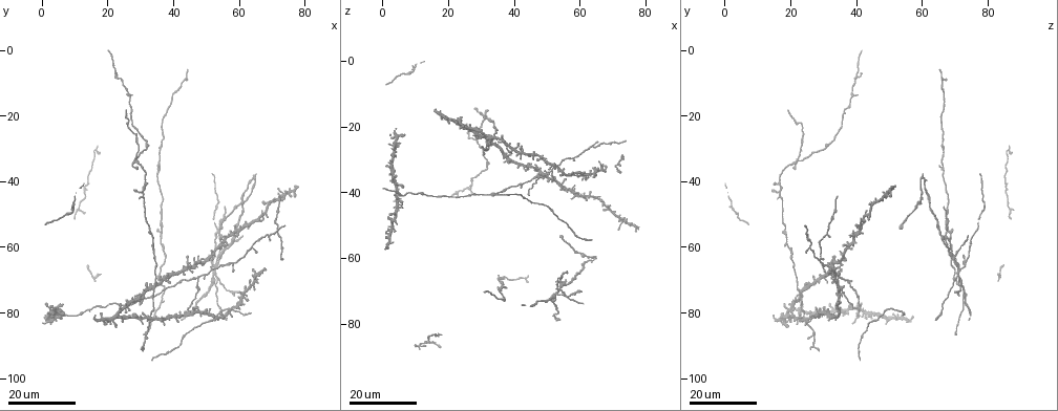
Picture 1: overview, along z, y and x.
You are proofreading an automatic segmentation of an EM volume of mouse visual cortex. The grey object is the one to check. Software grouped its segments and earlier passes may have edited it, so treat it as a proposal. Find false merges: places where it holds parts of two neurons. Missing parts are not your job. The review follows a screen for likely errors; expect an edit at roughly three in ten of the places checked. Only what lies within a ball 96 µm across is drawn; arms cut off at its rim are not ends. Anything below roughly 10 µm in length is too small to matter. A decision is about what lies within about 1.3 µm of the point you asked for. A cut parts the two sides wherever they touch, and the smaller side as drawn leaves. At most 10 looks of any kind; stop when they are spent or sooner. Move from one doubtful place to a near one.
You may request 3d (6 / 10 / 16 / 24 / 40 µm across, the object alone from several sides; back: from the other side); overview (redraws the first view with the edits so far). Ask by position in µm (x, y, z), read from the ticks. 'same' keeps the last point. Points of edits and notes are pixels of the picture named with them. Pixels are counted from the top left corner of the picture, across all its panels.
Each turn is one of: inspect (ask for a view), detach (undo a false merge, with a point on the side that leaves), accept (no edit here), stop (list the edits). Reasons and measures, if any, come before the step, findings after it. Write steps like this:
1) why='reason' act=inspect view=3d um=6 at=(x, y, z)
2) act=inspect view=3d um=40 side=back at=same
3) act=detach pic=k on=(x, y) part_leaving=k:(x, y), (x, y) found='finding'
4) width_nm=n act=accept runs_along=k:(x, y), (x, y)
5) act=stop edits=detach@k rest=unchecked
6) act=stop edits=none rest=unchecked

why='three arms meet' act=inspect view=3d um=16 at=(47.0, 68.5, 35.0)

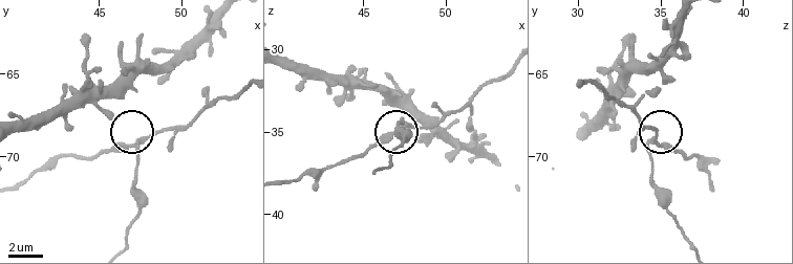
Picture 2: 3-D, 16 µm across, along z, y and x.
act=inspect view=3d um=10 at=(47.3, 69.2, 34.5)

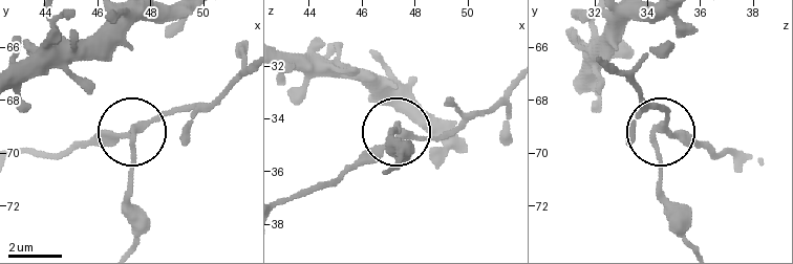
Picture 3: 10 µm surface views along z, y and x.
act=detach pic=3 on=(131, 169) part_leaving=3:(130, 132), (134, 244) found='two neurons meet here'

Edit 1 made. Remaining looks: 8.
act=inspect view=3d um=24 at=(33.5, 82.0, 23.5)

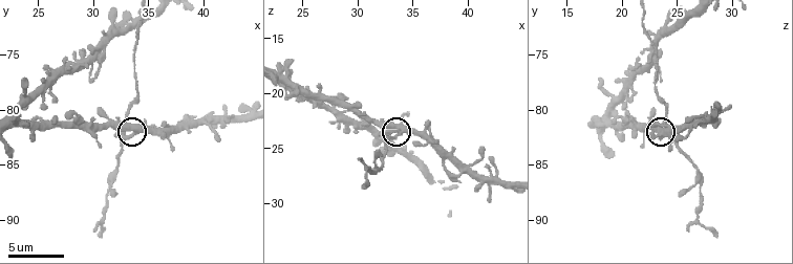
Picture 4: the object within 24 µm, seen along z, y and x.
why='zoom in' act=inspect view=3d um=10 at=(33.0, 82.6, 23.6)

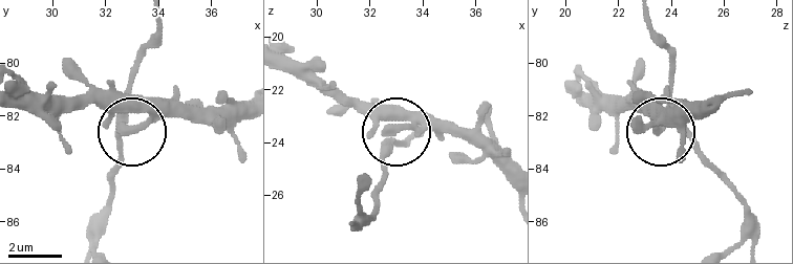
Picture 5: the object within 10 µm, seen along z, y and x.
act=accept runs_along=5:(285, 61), (360, 103), (389, 130), (479, 130) found='all the same neuron'

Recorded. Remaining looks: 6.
why='thin arm on a thick one' act=inspect view=3d um=24 at=(34.0, 59.5, 19.0)

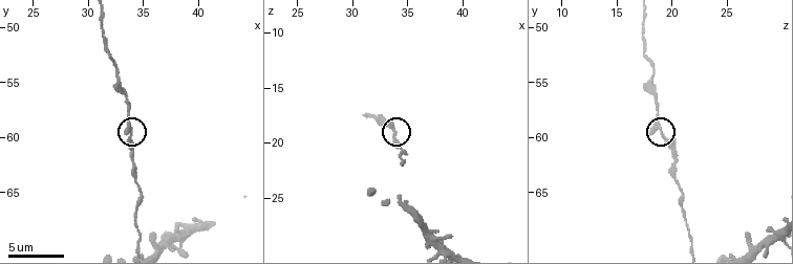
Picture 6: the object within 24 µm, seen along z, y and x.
why='zoom in' act=inspect view=3d um=10 at=(33.8, 59.4, 19.2)

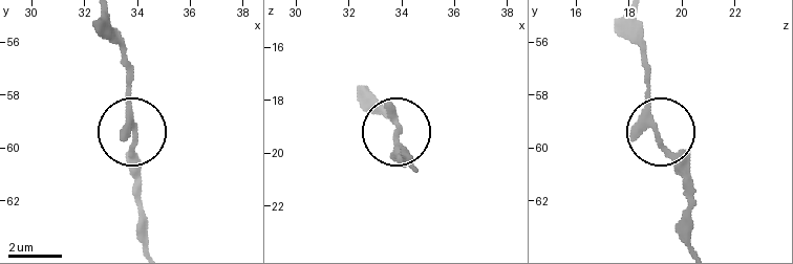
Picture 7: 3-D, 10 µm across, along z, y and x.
arms=4 act=accept runs_along=7:(692, 246), (687, 178), (647, 104), (647, 52) found='one neuron here'

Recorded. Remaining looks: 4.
why='three-way junction' act=inspect view=3d um=16 at=(30.5, 43.5, 16.0)

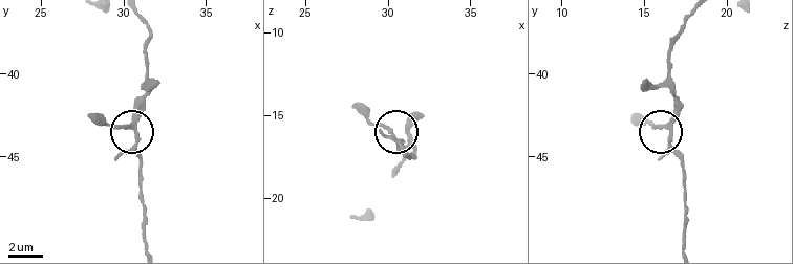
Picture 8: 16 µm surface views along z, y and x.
act=inspect view=3d um=10 at=(30.5, 43.0, 16.5)

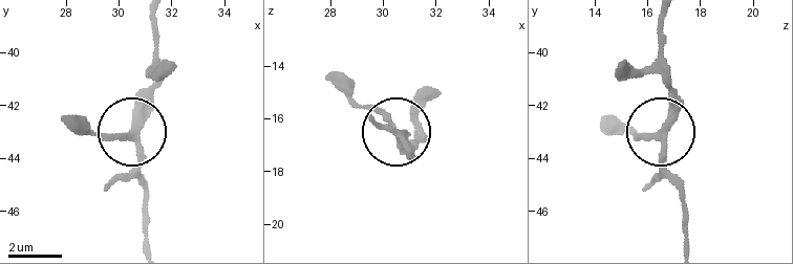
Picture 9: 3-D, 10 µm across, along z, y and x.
arms=3 act=accept runs_along=9:(684, 246), (684, 193), (666, 166), (660, 134), (613, 132) found='one neuron here'

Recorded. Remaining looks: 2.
why='abrupt turn' act=inspect view=3d um=24 at=(68.0, 56.5, 24.5)

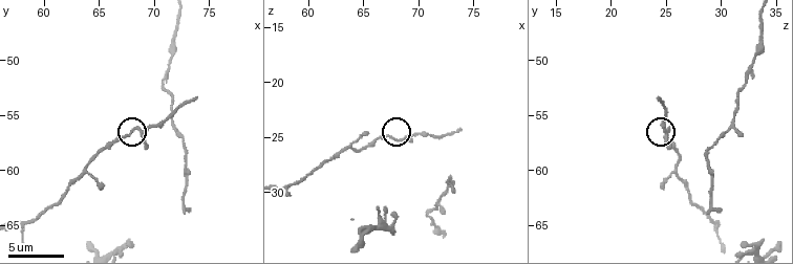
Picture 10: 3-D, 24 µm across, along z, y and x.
act=inspect view=3d um=10 at=(68.4, 56.4, 25.0)

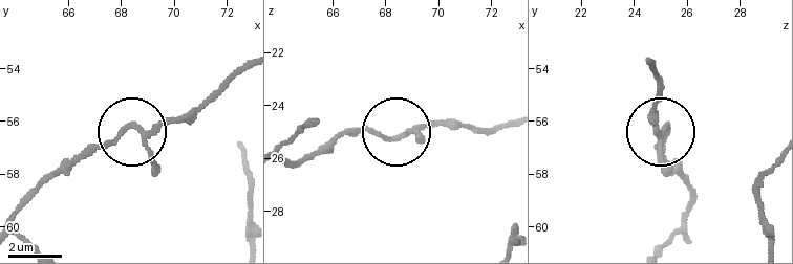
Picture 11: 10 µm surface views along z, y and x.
width_nm=160 act=accept runs_along=11:(283, 158), (303, 158), (364, 129), (399, 136), (456, 123) found='continuous, no second neuron'

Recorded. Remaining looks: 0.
act=stop edits=detach@3 rest=unchecked

